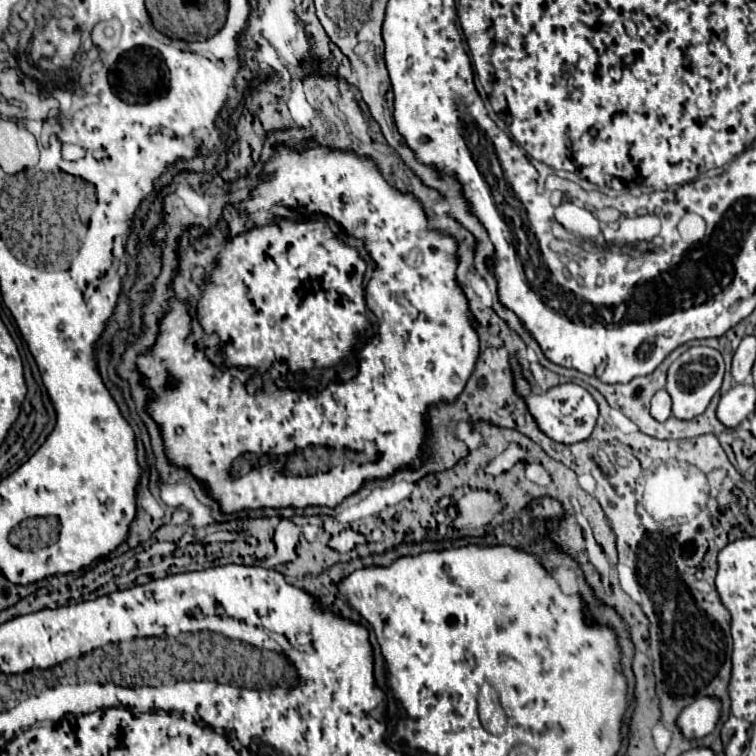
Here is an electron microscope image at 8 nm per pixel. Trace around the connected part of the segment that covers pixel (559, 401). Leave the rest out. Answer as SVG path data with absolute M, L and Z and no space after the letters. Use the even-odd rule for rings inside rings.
M511 354L509 356L509 366L511 366L511 374L513 374L513 384L515 384L515 392L517 396L521 396L525 400L525 406L529 410L529 414L533 416L537 428L549 436L555 442L561 444L575 444L575 442L583 442L591 436L593 428L595 428L595 420L597 420L597 402L593 400L593 396L581 388L579 384L567 382L567 384L559 384L553 386L545 392L535 392L533 386L529 384L529 380L523 376L523 368L517 362L517 356Z

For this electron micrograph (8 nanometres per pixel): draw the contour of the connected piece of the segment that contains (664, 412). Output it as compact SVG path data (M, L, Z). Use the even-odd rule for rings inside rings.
M659 390L651 400L651 416L657 422L665 422L671 416L671 398L665 390Z

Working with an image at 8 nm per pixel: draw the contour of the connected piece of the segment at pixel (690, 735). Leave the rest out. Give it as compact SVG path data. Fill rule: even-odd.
M697 698L691 706L681 710L681 714L677 716L677 726L685 740L697 740L711 734L717 720L719 720L719 700Z

